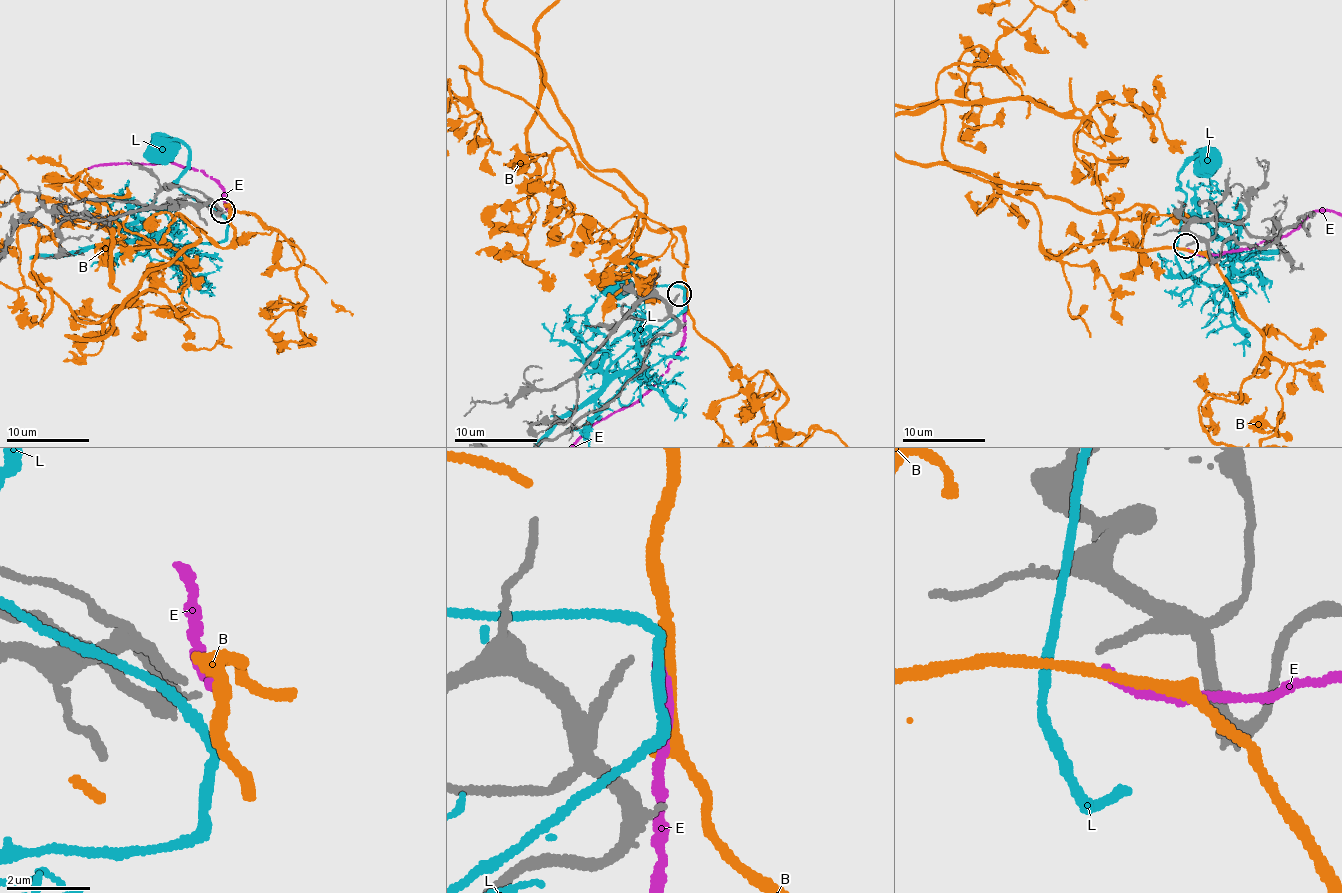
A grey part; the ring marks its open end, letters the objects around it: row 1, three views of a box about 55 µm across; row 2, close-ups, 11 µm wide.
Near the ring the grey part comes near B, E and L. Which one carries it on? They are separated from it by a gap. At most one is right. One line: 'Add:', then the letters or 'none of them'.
Add: E

